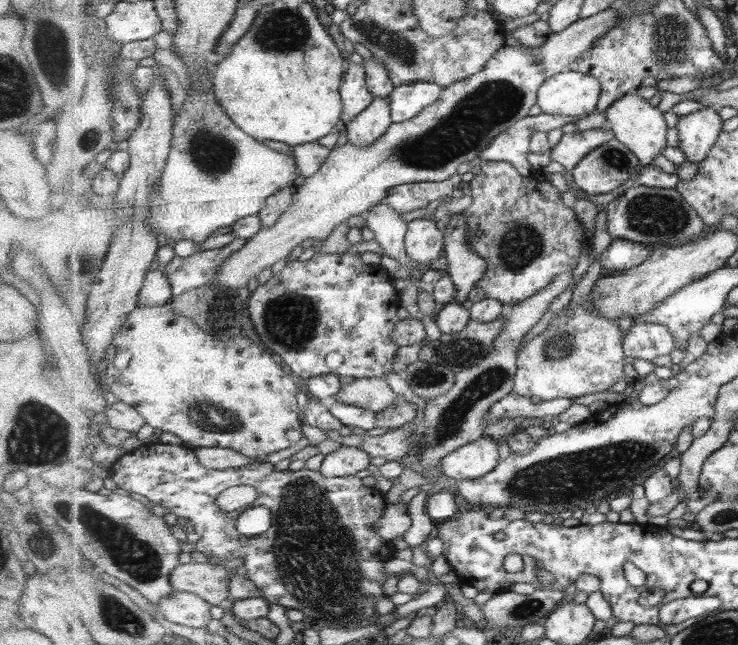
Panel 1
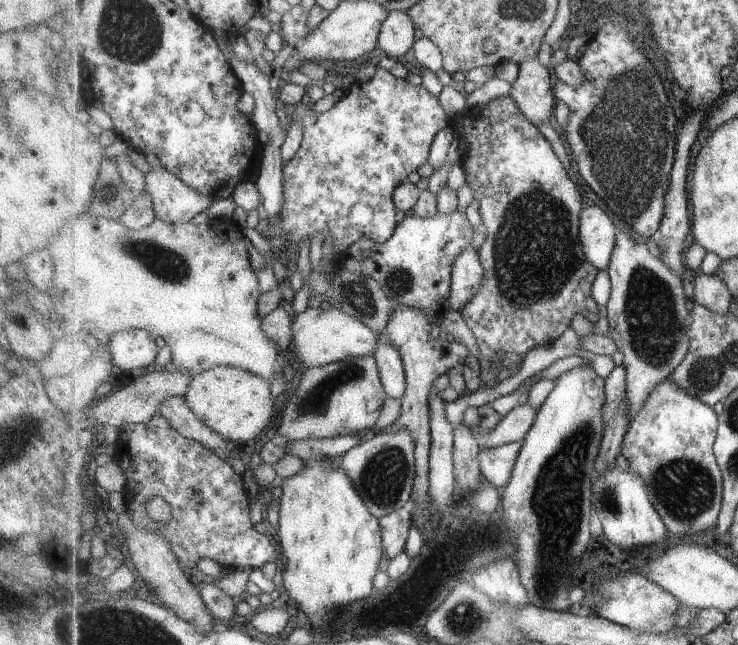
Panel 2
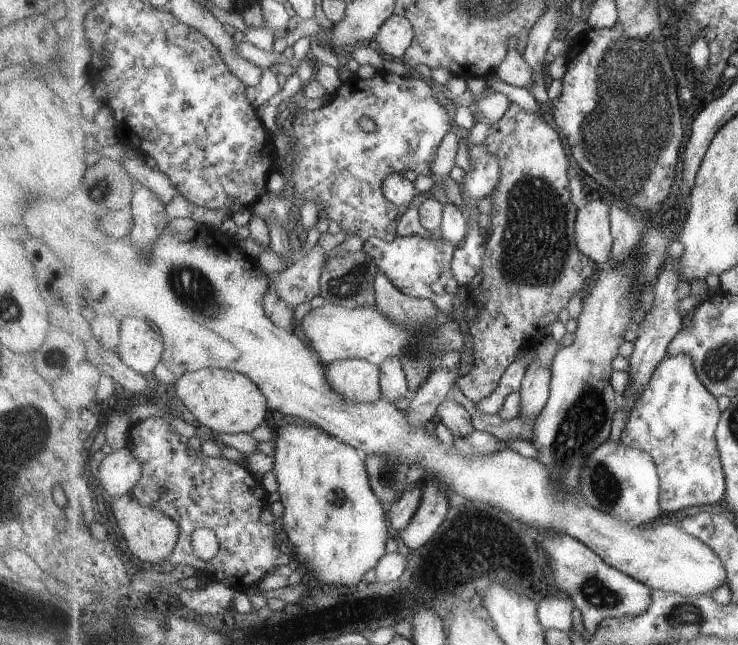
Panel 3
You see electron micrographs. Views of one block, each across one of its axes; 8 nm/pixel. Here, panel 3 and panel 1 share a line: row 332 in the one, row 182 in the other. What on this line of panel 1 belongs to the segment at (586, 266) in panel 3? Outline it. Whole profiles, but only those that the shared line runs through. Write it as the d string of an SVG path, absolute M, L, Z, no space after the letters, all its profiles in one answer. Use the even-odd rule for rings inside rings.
M481 160L479 166L480 173L473 177L473 179L469 182L469 186L471 187L469 194L472 196L473 201L471 206L469 206L469 208L463 212L463 214L465 214L465 217L467 217L466 221L468 224L468 236L473 238L473 241L470 242L470 247L488 262L488 267L485 276L474 286L474 289L471 291L471 294L468 298L468 304L481 302L481 300L485 300L487 298L494 298L495 300L500 300L503 302L503 304L506 304L509 307L513 304L517 304L518 302L528 300L528 298L531 298L536 294L539 294L566 270L573 270L573 268L577 268L577 264L579 264L579 258L581 258L581 248L583 248L585 228L583 228L583 224L577 220L577 214L575 214L574 210L567 208L567 206L563 204L563 198L561 197L559 190L557 190L557 188L555 188L555 186L553 186L553 184L551 184L551 182L546 180L544 177L541 177L538 174L523 176L518 171L518 168L514 164L511 164L511 162ZM479 229L482 232L480 236L476 237L475 230Z

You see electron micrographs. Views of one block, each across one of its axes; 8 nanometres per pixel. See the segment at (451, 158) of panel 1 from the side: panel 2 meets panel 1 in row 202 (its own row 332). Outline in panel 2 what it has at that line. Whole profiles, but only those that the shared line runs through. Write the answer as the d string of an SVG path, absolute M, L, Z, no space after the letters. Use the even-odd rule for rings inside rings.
M308 307L293 317L293 352L300 362L299 366L305 369L325 366L349 357L373 355L383 336L383 332L374 331L341 309L325 311L319 307Z

